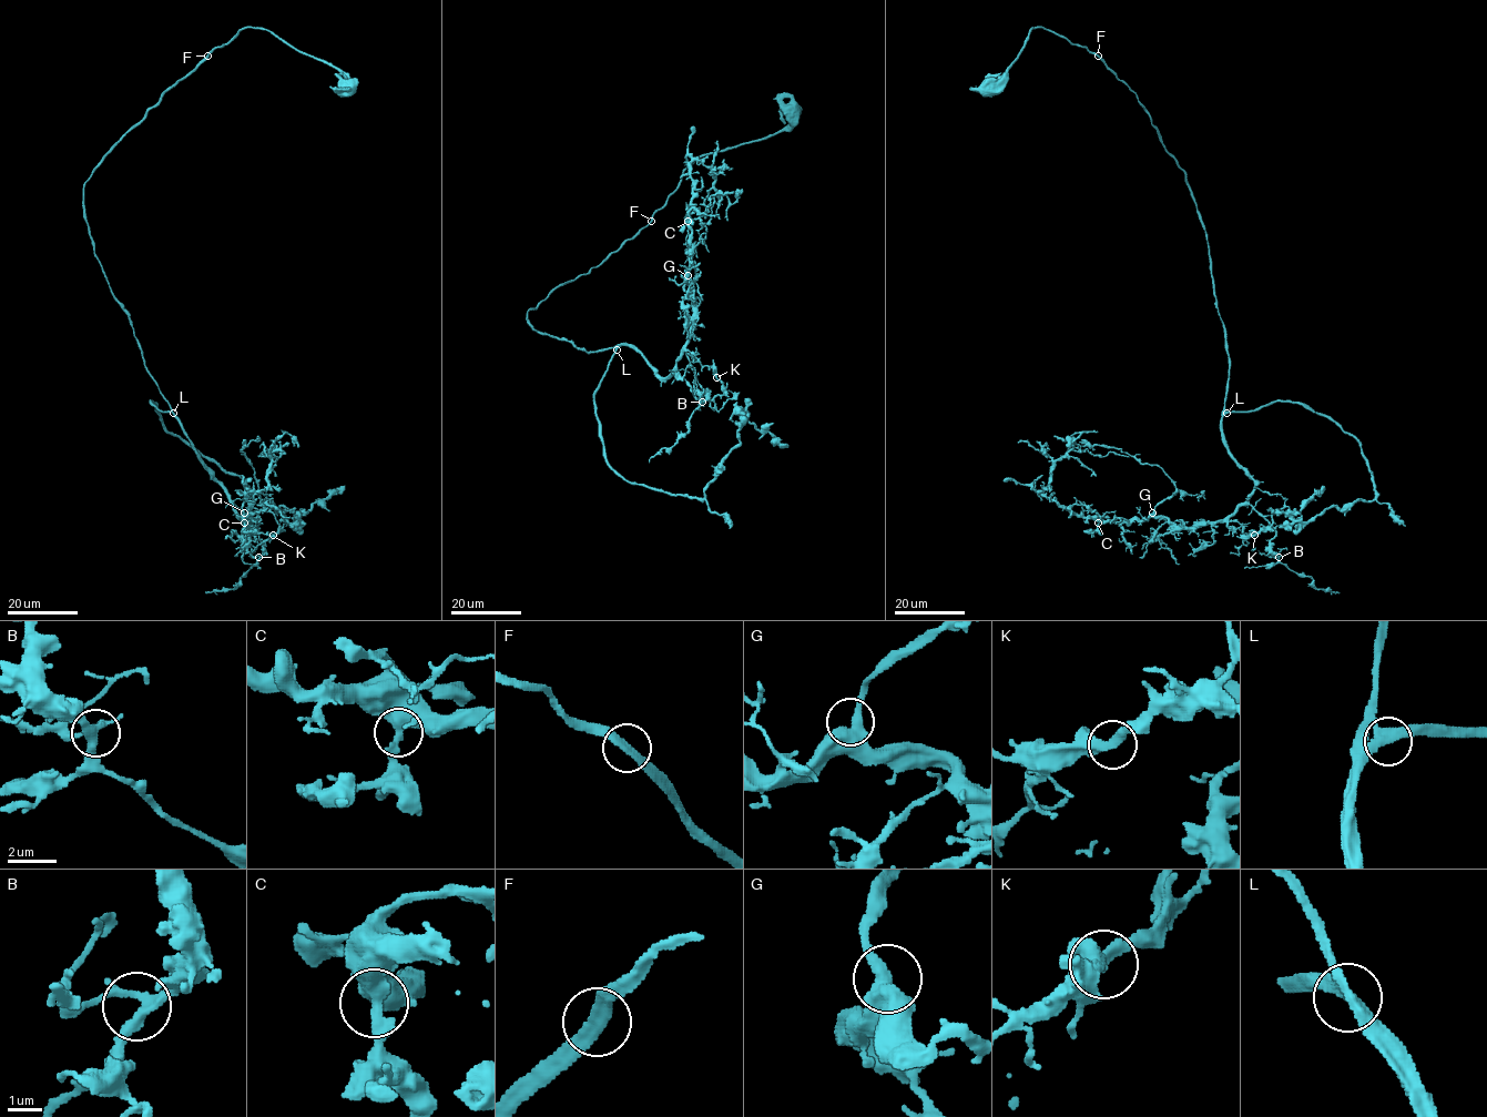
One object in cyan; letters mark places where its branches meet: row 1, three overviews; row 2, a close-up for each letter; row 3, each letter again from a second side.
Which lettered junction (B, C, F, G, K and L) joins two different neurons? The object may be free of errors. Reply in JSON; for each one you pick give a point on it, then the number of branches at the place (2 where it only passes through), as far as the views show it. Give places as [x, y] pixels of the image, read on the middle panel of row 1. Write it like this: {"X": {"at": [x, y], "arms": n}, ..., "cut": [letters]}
{"cut": []}

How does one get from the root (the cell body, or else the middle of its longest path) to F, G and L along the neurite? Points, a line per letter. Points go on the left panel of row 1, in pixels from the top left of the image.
F: (350, 85), (337, 69), (301, 53), (262, 29), (245, 27), (207, 56)
G: (350, 85), (337, 69), (245, 27), (172, 85), (84, 184), (94, 254), (144, 367), (250, 527), (244, 513)
L: (350, 85), (337, 69), (245, 27), (172, 85), (84, 184), (94, 254), (173, 413)

